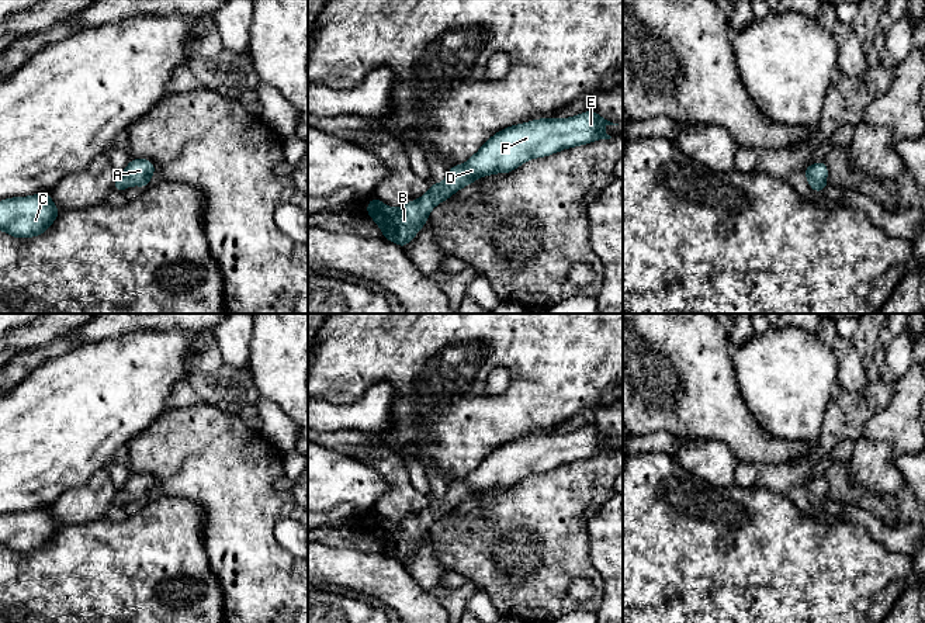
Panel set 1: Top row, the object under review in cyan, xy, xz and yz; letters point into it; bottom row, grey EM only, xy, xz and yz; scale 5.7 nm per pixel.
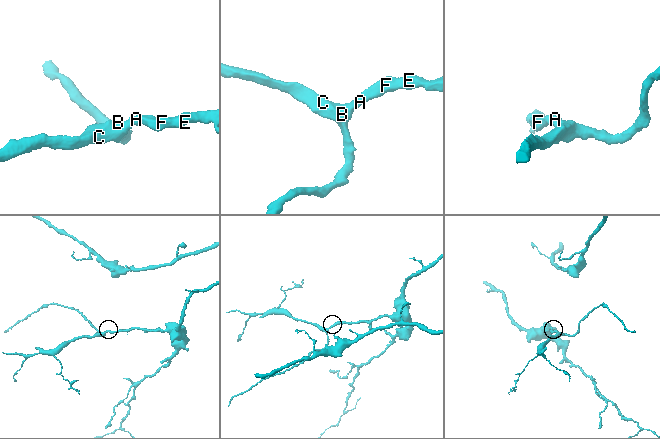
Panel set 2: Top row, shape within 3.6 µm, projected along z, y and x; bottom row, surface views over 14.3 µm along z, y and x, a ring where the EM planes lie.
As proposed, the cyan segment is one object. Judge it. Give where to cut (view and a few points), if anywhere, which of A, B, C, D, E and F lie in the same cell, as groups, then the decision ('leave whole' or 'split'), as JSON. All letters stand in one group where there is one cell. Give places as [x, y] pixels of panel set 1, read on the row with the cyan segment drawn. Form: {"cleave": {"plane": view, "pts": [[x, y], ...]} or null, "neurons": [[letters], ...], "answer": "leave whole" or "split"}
{"cleave": null, "neurons": [["A", "B", "C", "D", "E", "F"]], "answer": "leave whole"}

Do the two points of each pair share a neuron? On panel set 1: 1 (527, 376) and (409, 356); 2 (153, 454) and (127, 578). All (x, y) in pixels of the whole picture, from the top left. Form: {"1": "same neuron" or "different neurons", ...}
{"1": "same neuron", "2": "different neurons"}

